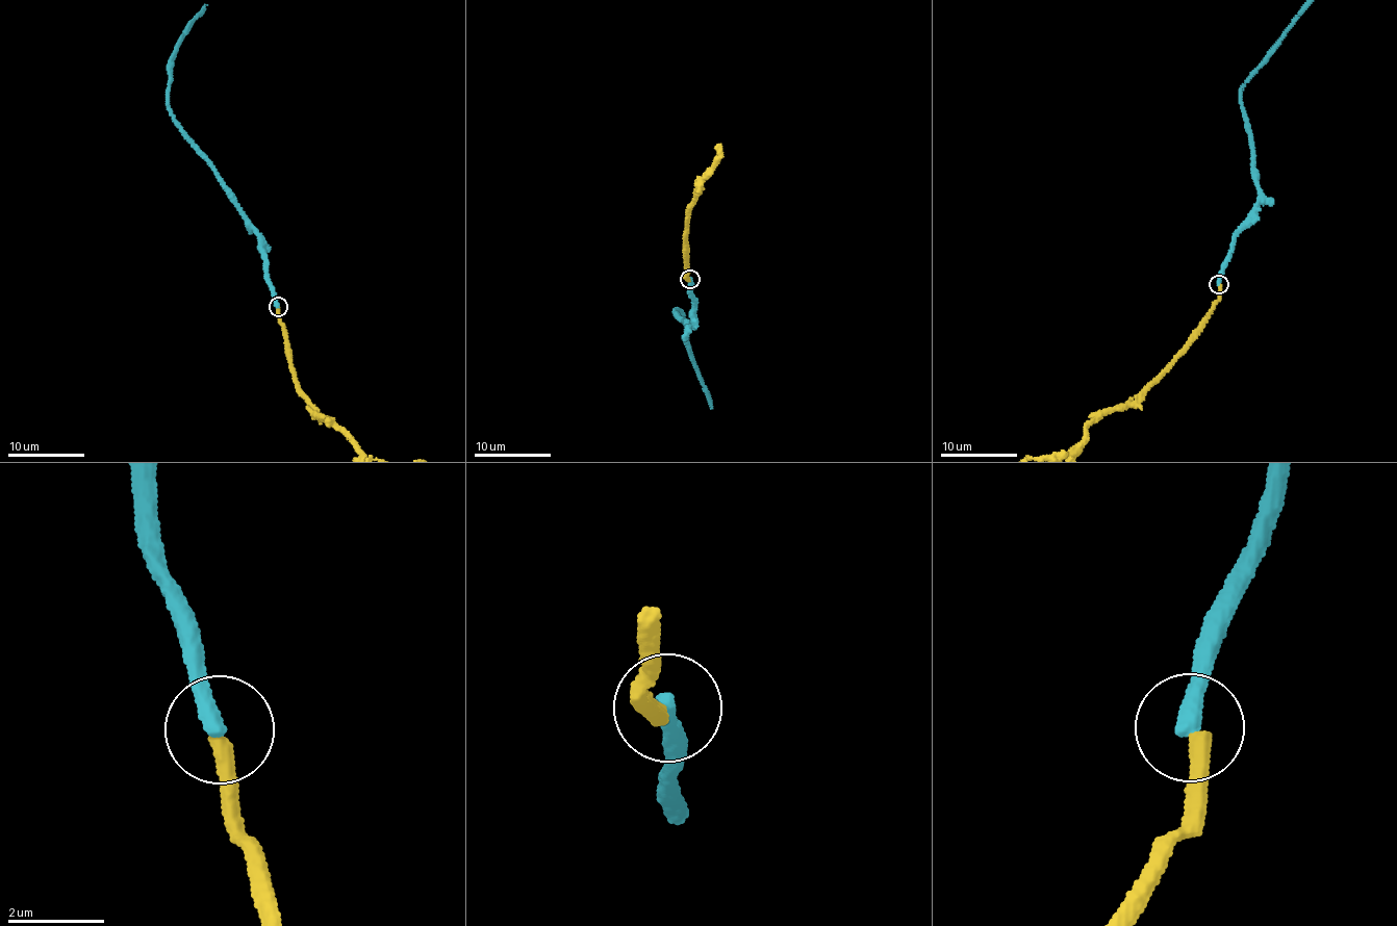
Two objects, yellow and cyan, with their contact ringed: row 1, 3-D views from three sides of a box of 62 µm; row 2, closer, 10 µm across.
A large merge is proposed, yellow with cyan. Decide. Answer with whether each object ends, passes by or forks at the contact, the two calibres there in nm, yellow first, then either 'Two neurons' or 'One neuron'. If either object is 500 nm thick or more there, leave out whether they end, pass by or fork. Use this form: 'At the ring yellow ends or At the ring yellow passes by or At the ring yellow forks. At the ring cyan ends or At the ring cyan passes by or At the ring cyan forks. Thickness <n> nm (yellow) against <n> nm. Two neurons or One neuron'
At the ring yellow ends. At the ring cyan ends. Thickness 360 nm (yellow) against 400 nm. Two neurons

